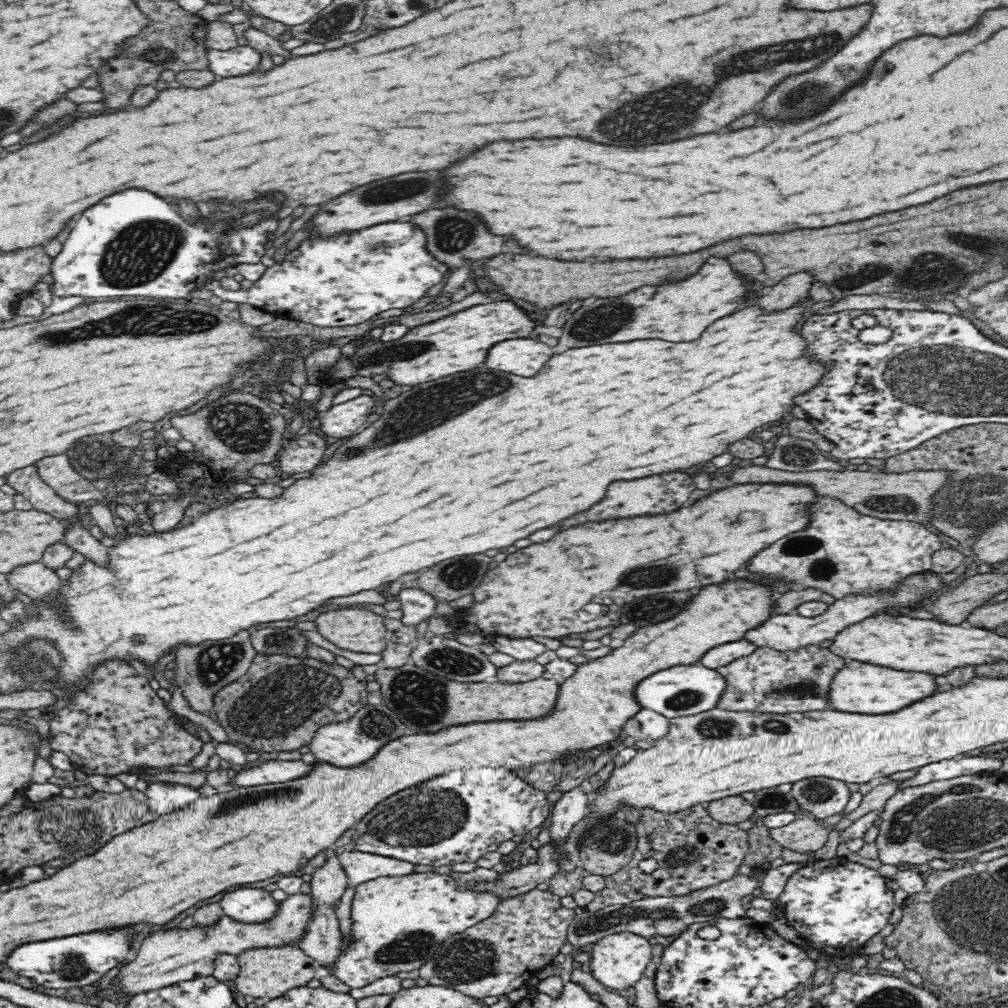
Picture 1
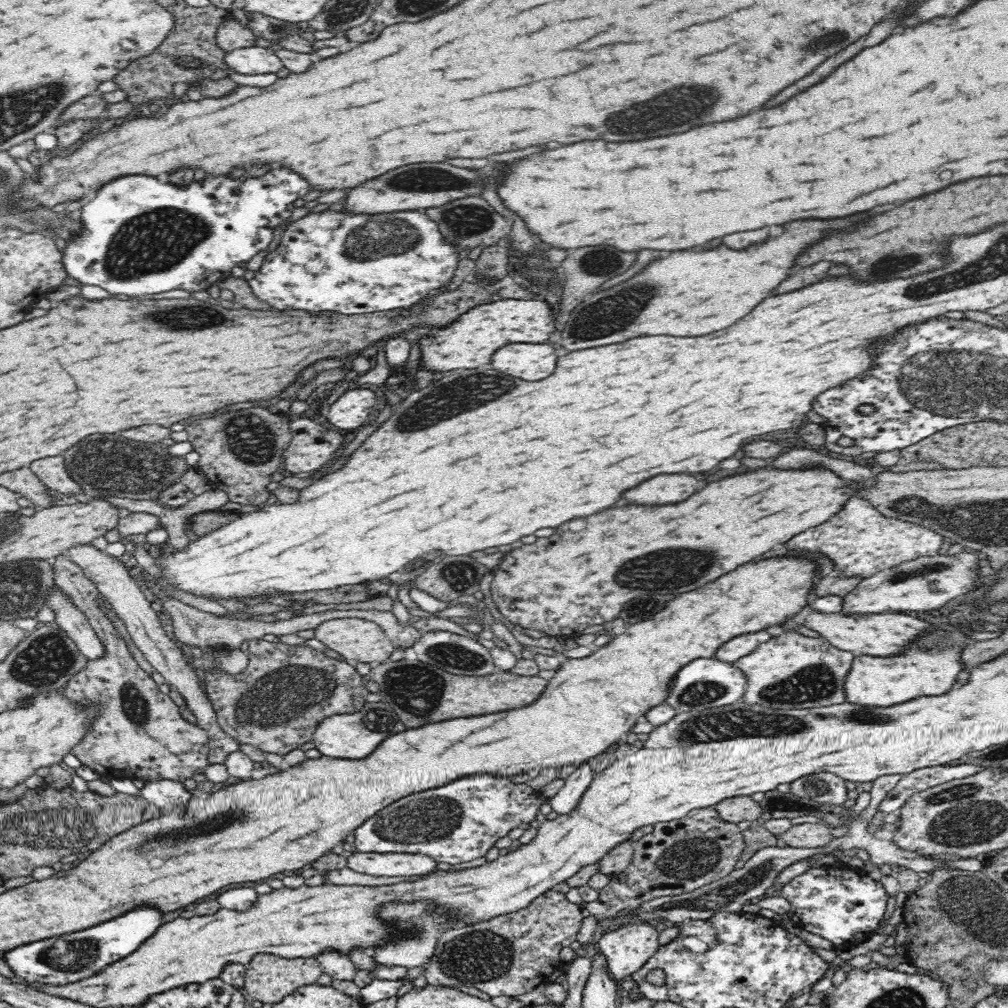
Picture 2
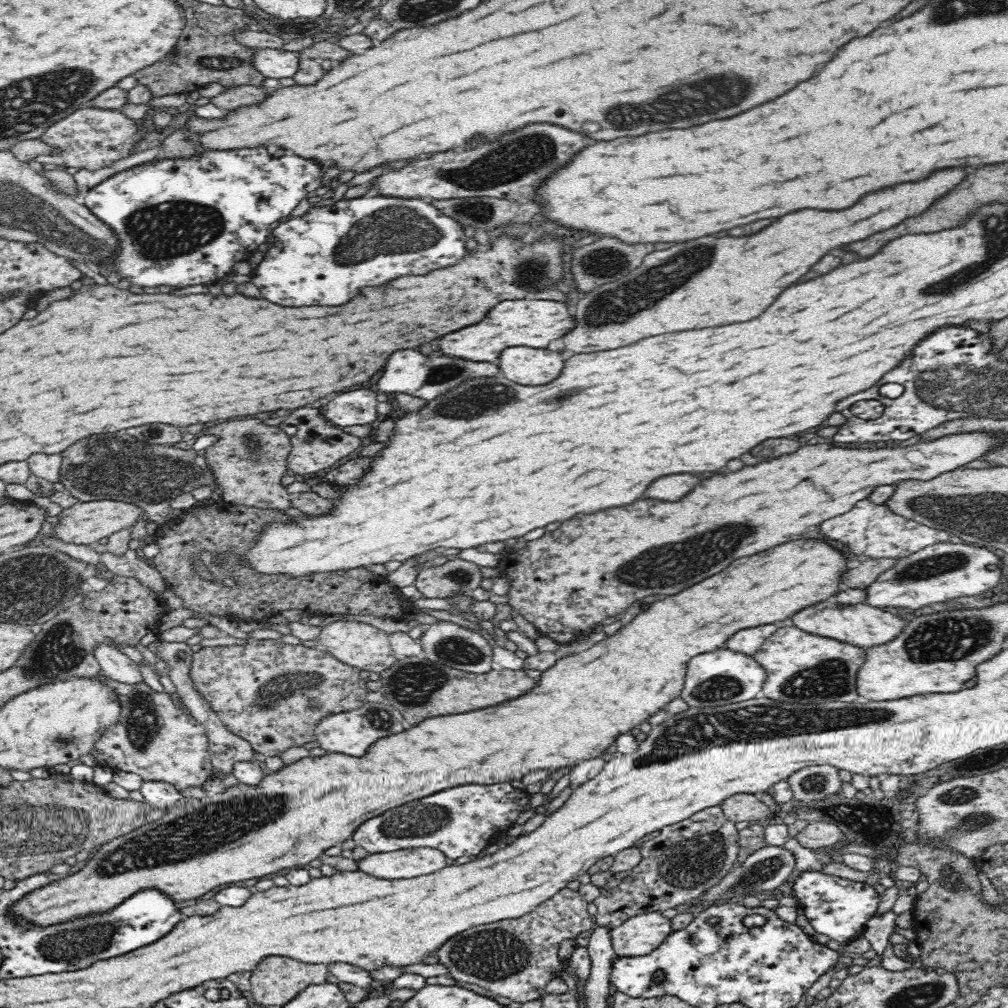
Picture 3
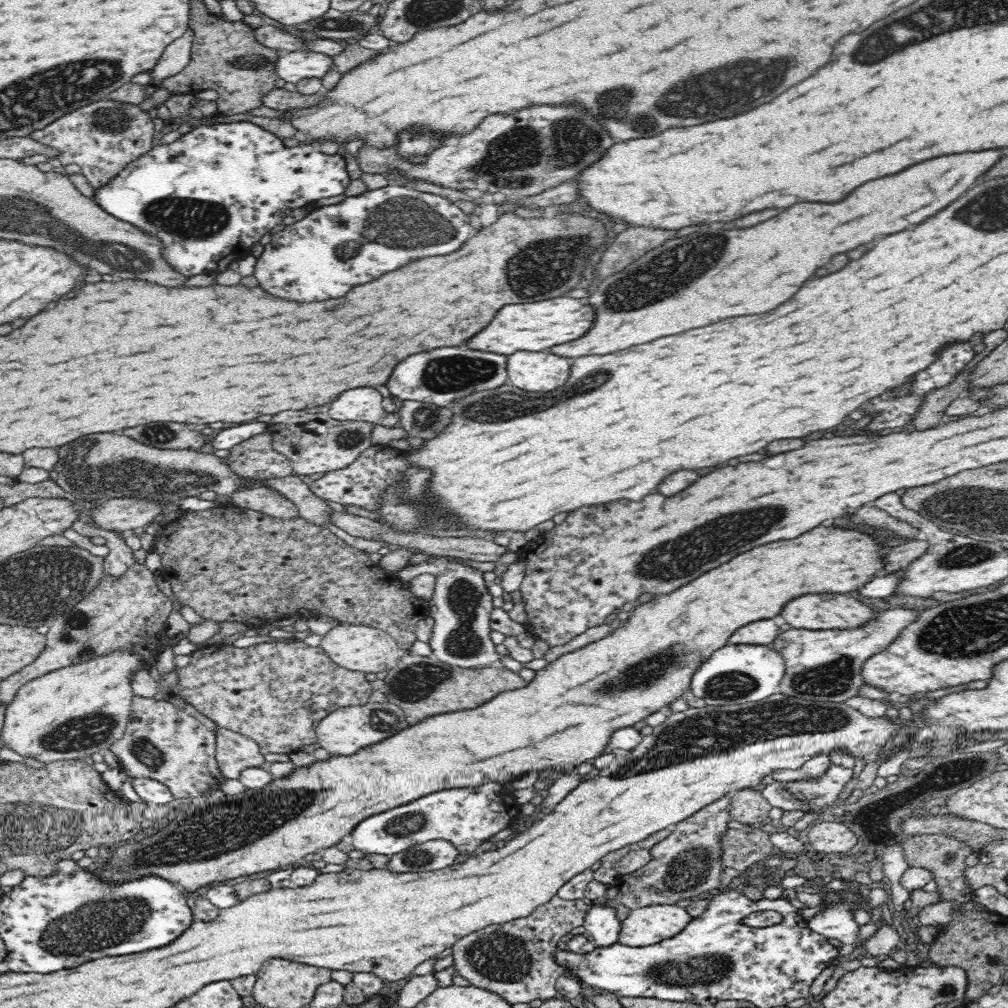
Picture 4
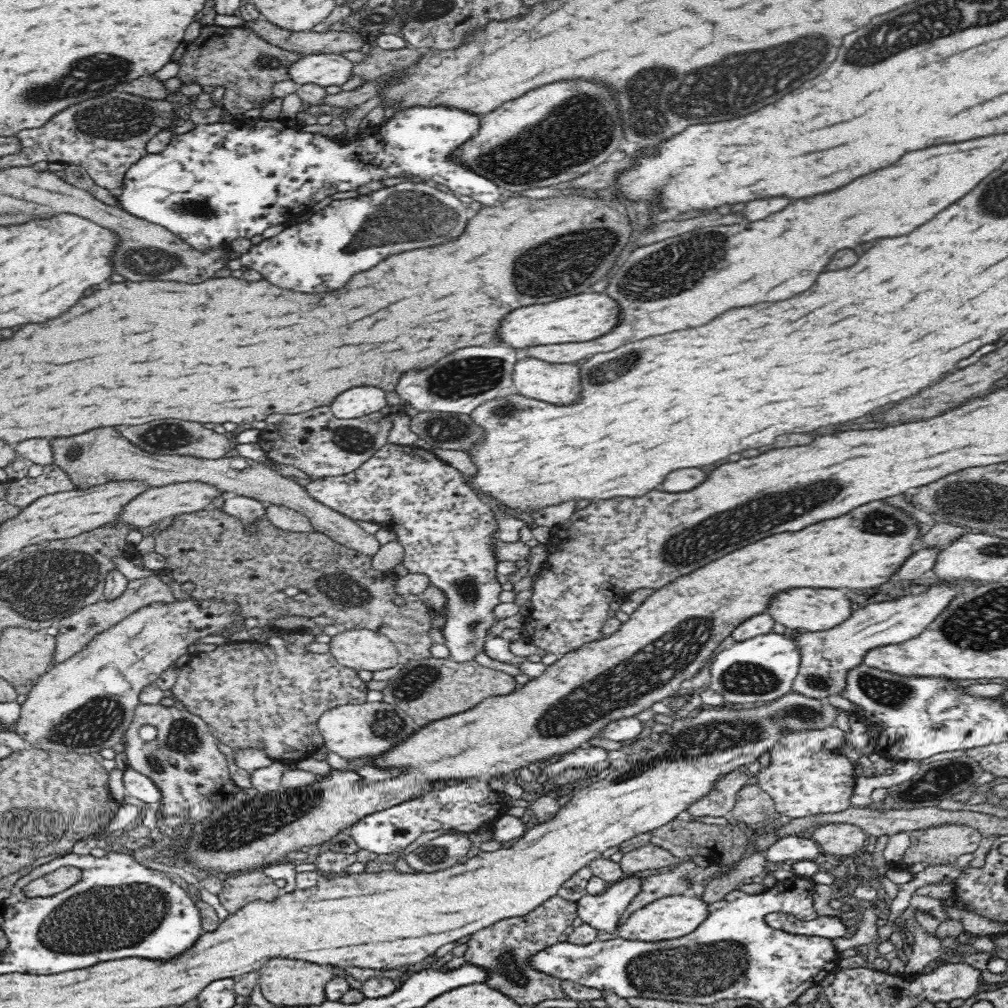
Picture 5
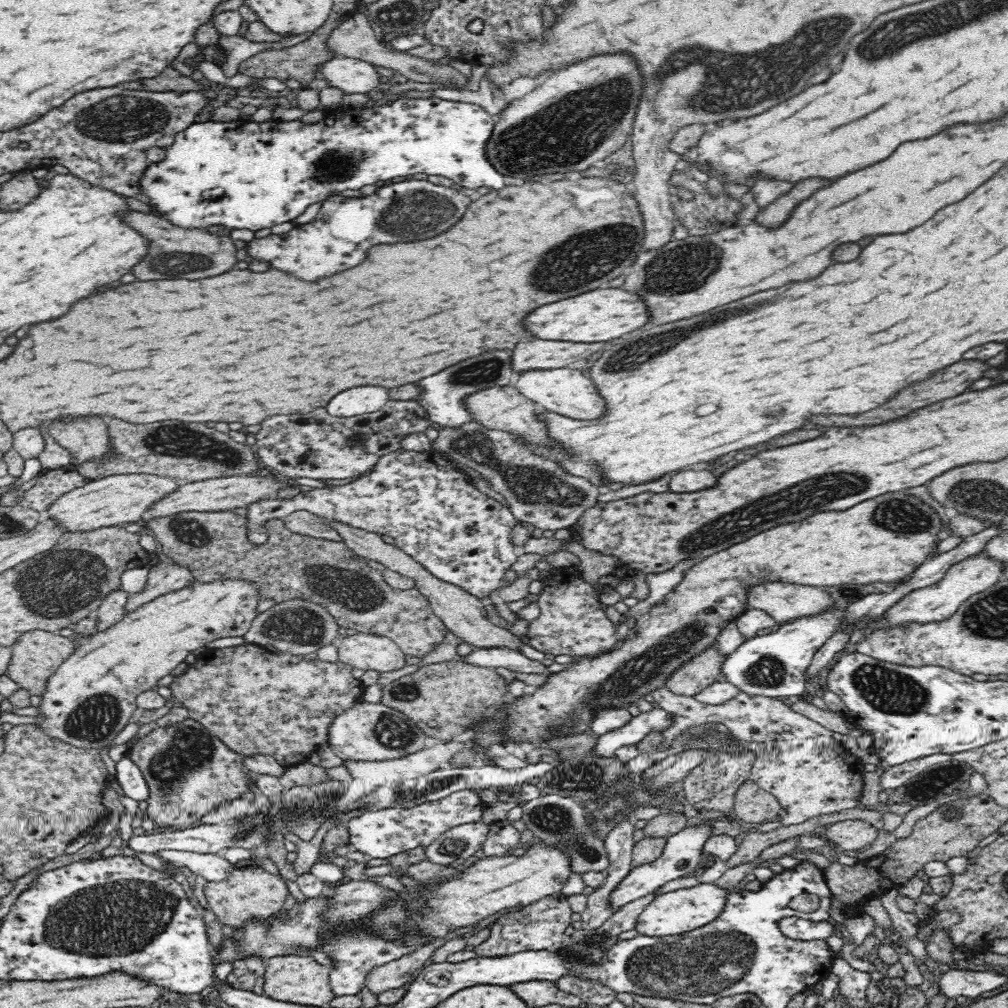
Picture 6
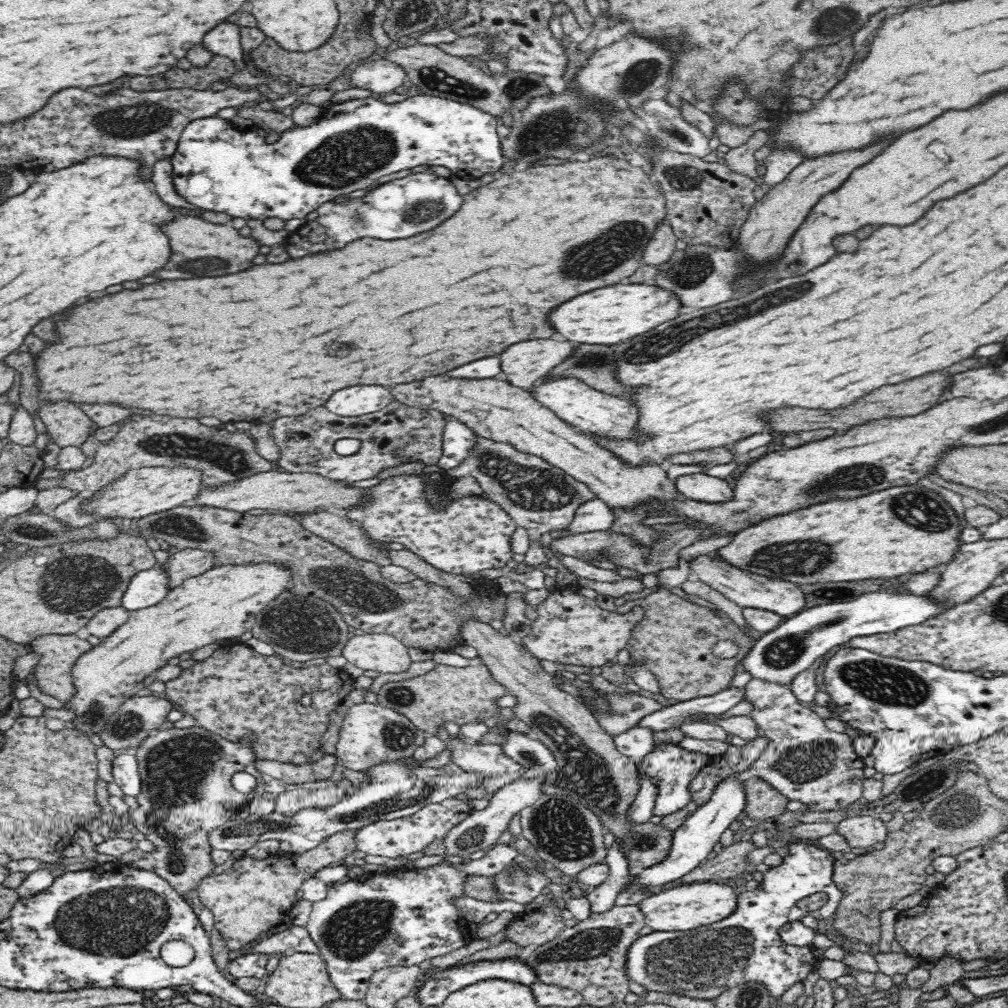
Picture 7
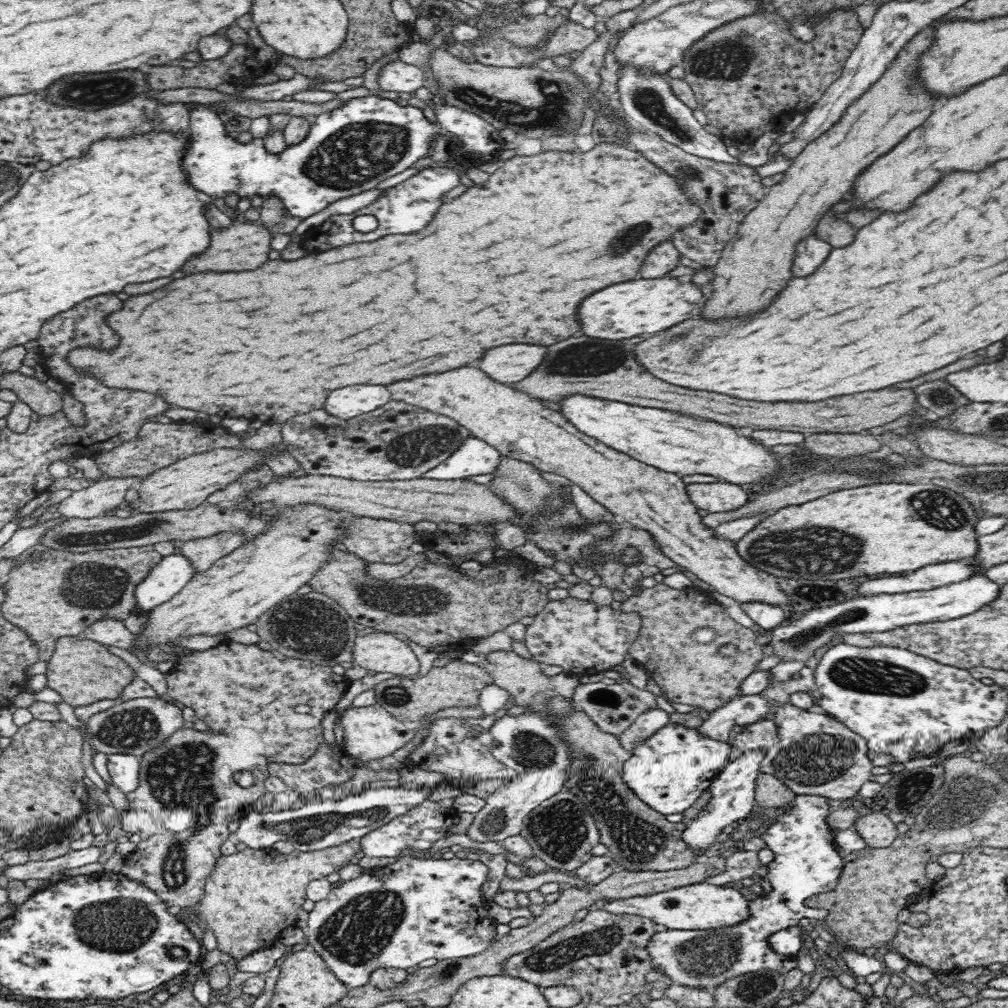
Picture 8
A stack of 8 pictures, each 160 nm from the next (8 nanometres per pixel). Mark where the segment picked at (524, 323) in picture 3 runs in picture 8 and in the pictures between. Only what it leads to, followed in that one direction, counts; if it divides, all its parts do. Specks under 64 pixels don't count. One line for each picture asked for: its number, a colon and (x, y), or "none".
4: (538, 325)
5: (584, 317)
6: (599, 315)
7: (609, 315)
8: (642, 307)

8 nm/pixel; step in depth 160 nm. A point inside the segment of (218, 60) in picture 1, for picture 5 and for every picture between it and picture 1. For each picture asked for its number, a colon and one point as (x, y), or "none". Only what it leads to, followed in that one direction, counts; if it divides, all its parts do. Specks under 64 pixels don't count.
2: (251, 60)
3: (273, 63)
4: (291, 66)
5: (332, 69)

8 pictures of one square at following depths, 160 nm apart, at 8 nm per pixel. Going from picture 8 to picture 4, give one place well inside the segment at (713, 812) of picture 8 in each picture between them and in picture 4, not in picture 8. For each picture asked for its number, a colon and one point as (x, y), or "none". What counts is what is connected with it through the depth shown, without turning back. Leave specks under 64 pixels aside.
4: (601, 923)
5: (602, 912)
6: (682, 852)
7: (692, 842)

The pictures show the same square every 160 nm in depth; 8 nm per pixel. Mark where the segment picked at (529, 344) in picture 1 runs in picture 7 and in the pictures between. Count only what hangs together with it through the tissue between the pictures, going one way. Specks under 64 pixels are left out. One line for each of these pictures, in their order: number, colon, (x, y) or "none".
2: (528, 361)
3: (527, 366)
4: (532, 371)
5: (555, 383)
6: (568, 392)
7: (581, 406)

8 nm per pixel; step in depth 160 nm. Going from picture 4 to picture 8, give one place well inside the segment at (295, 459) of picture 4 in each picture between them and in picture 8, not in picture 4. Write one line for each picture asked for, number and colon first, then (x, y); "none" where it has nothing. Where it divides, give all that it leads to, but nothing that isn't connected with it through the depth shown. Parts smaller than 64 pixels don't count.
5: (322, 445)
6: (317, 445)
7: (388, 437)
8: (398, 441)

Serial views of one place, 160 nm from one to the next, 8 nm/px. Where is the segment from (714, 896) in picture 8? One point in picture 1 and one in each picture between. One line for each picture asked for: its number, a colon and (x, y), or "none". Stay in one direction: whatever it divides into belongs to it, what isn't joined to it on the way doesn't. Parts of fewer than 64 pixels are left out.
1: (618, 961)
2: (626, 949)
3: (638, 936)
4: (645, 926)
5: (667, 918)
6: (680, 911)
7: (686, 907)

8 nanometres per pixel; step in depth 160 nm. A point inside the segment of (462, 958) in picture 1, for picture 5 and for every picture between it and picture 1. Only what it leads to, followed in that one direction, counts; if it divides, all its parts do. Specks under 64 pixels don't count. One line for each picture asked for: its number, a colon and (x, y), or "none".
2: (508, 955)
3: (515, 959)
4: (516, 960)
5: (503, 950)

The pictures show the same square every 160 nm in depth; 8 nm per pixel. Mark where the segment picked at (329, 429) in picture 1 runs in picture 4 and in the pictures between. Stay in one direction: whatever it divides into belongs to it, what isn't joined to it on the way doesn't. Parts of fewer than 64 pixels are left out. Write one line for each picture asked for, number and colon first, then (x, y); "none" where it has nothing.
2: (350, 411)
3: (359, 406)
4: (365, 404)

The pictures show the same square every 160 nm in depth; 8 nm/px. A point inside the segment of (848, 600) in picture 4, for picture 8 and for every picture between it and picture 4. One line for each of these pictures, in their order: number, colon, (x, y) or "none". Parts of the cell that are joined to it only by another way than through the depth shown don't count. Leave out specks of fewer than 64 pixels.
5: (799, 610)
6: (784, 603)
7: (749, 590)
8: (517, 425)

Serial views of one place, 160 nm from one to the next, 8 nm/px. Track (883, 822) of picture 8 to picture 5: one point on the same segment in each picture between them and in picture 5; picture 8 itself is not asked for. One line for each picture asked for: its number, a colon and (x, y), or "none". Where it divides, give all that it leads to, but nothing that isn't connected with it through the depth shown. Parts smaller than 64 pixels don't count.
5: (843, 839)
6: (847, 836)
7: (860, 831)

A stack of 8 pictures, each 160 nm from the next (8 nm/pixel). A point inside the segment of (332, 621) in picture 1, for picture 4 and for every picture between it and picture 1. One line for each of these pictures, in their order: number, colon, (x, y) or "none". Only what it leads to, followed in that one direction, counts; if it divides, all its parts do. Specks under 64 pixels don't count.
2: (359, 640)
3: (358, 644)
4: (363, 648)

